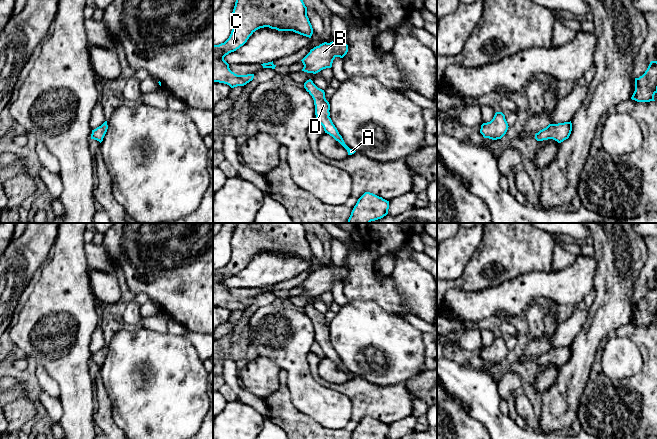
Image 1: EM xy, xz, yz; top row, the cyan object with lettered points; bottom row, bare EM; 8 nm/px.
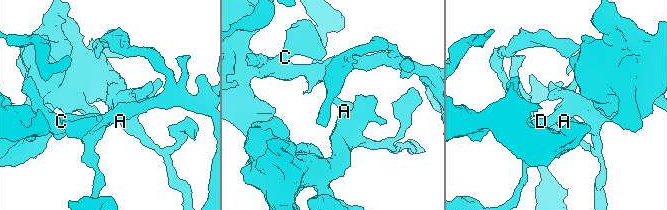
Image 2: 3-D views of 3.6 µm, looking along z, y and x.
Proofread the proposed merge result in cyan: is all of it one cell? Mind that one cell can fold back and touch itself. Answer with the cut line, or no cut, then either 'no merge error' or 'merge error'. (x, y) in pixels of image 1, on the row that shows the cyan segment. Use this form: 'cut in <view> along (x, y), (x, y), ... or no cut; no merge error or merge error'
no cut; no merge error

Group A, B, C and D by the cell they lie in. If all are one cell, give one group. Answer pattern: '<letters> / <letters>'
A B C D

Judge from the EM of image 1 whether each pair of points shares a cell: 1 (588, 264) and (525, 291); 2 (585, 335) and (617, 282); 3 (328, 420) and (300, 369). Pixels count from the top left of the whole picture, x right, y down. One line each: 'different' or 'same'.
1: same
2: same
3: same

